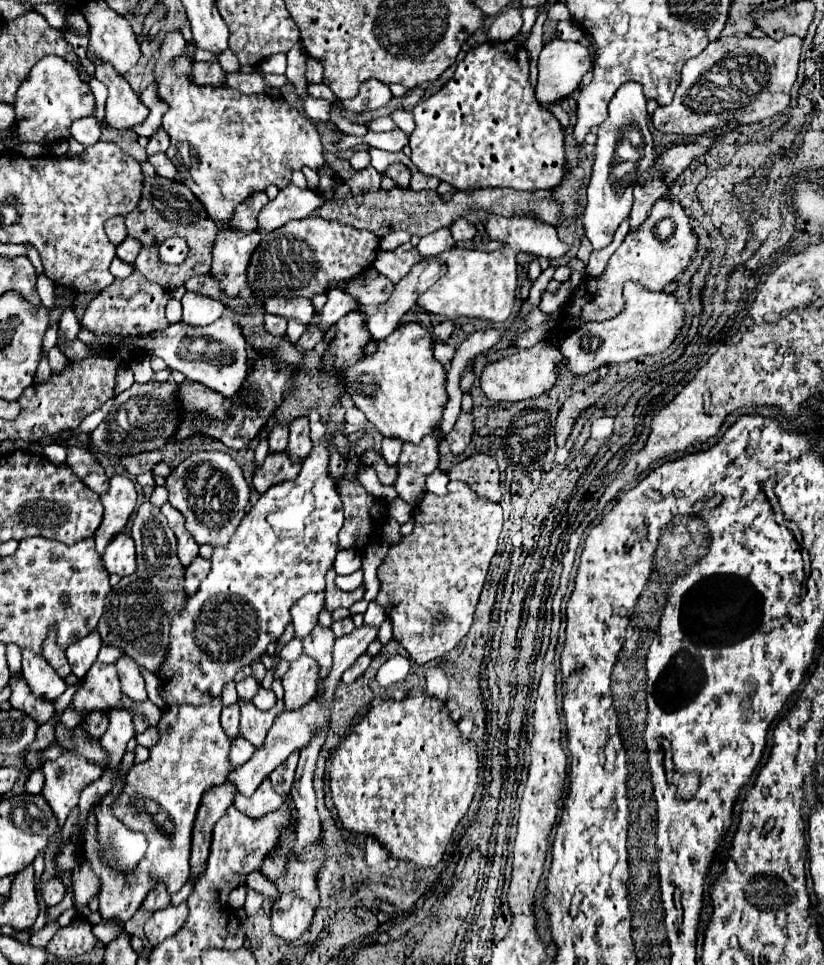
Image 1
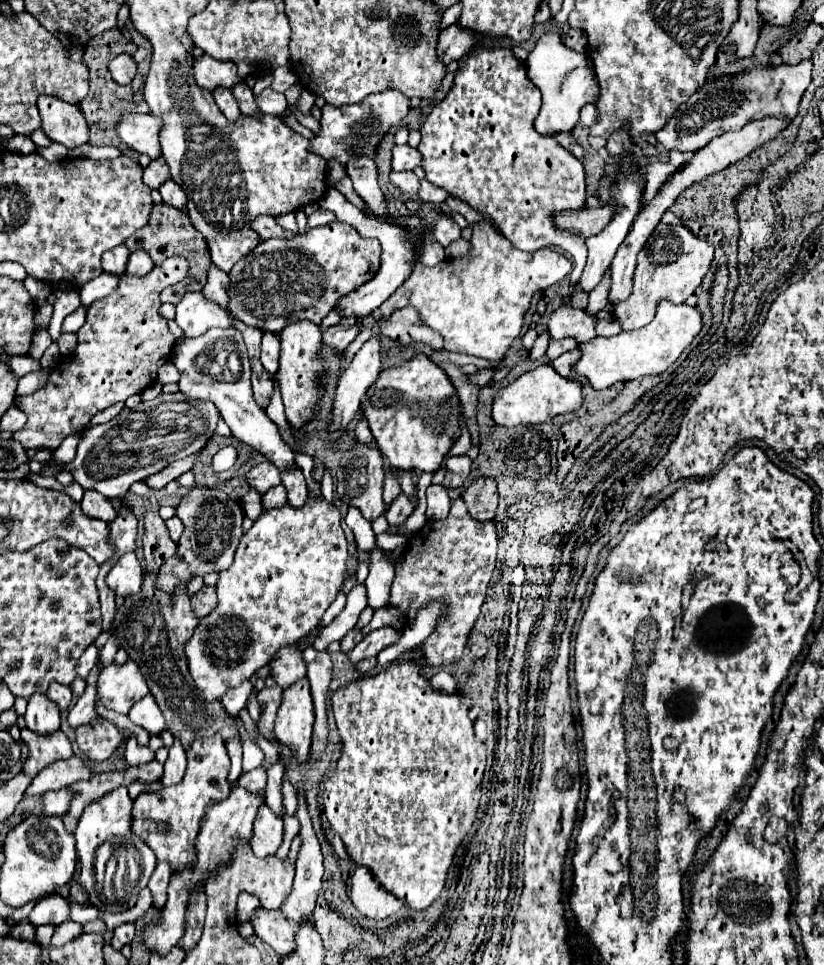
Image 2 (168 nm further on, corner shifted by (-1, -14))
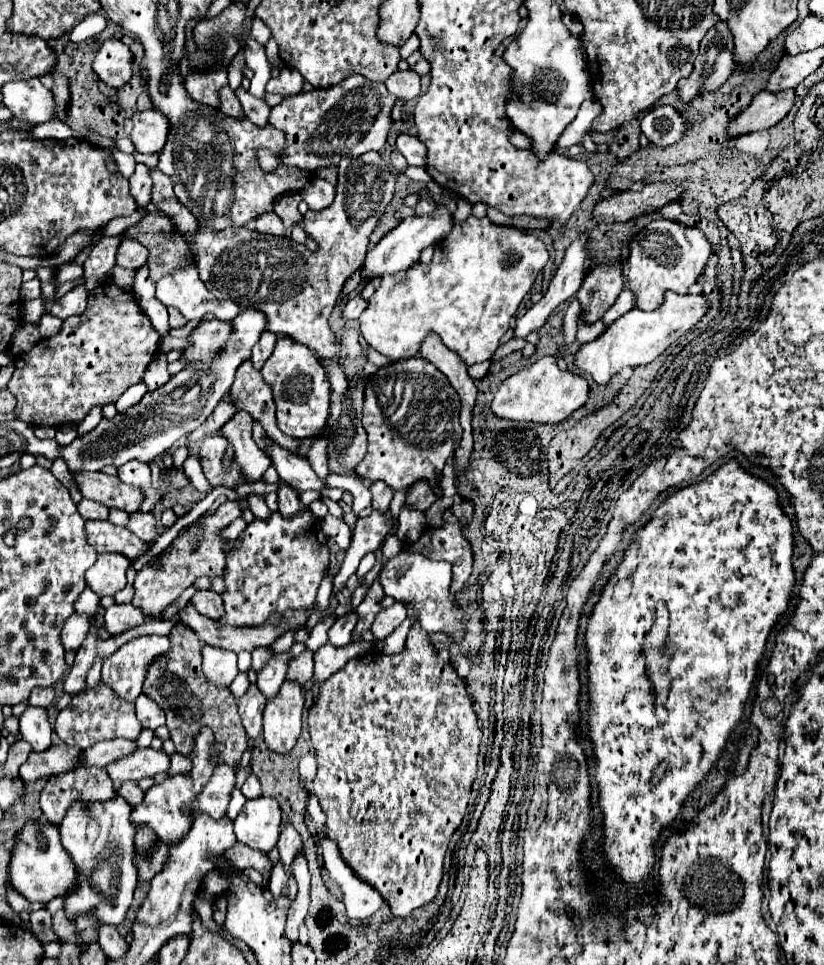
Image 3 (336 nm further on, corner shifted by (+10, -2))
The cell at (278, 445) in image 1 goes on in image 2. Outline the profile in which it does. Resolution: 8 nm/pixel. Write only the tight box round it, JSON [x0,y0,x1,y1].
[248,462,280,494]

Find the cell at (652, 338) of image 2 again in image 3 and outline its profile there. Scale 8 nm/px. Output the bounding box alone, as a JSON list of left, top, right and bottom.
[575,292,709,384]

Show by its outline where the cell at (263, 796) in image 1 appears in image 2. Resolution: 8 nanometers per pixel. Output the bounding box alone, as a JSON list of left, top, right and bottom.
[250,804,284,858]

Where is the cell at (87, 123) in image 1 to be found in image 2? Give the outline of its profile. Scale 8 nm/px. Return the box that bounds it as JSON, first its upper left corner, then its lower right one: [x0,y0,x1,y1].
[38,96,88,148]

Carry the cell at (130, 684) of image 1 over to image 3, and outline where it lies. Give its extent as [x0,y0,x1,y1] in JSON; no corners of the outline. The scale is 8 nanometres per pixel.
[135,694,165,730]

